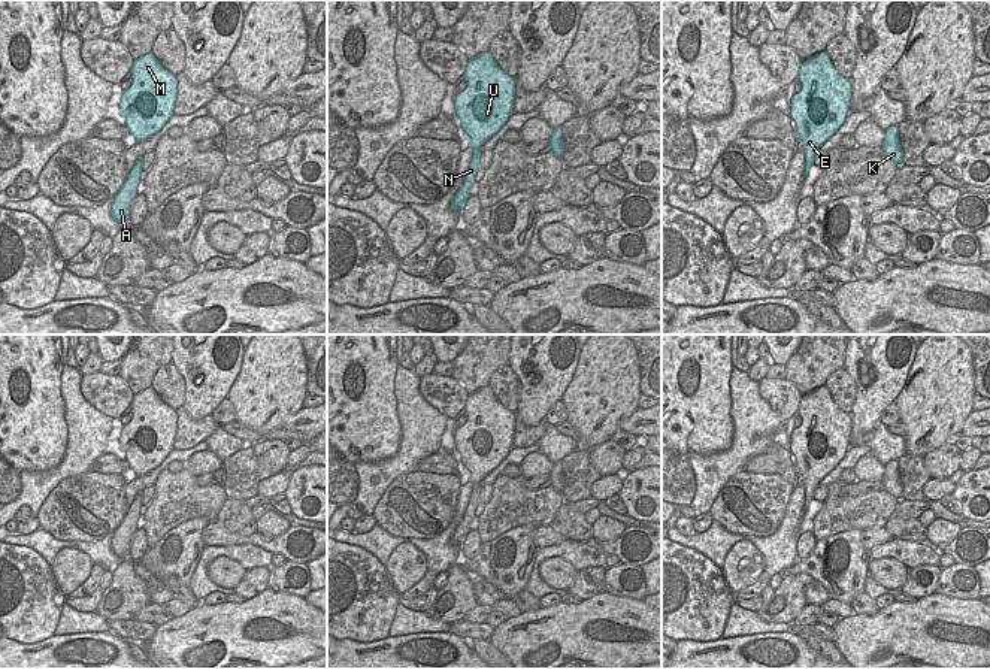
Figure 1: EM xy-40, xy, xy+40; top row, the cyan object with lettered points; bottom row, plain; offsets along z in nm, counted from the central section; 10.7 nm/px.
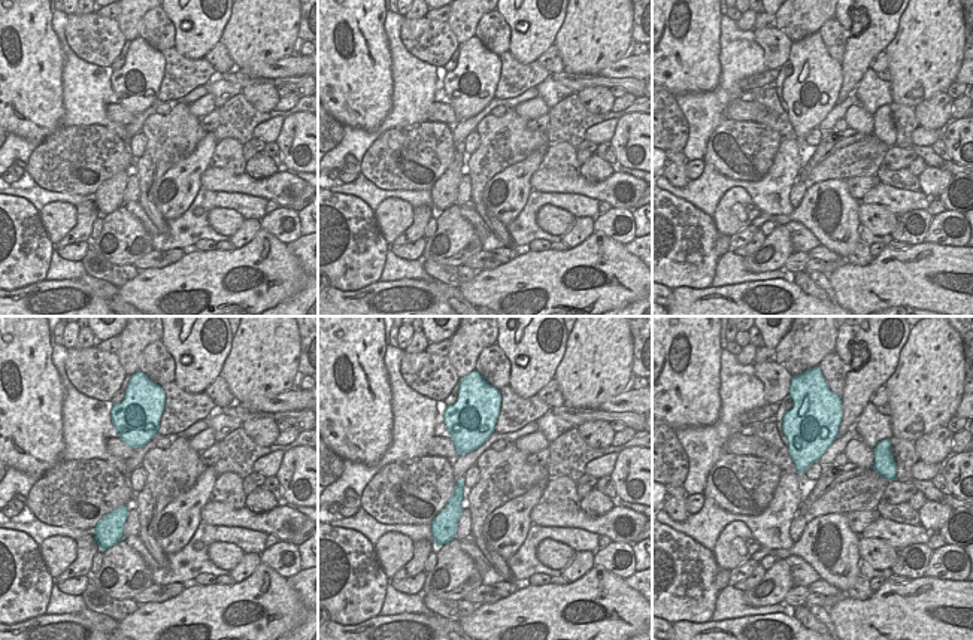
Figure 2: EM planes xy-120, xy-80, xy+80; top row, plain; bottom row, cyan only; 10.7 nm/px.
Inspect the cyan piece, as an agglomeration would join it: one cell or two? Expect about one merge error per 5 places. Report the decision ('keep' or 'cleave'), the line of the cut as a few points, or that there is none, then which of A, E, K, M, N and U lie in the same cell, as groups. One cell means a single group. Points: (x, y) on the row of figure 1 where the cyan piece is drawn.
keep; no cut; A E K M N U

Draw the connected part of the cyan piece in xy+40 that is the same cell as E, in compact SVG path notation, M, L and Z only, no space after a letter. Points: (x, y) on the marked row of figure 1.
M826 51L802 60L799 81L802 90L791 97L790 115L805 152L806 178L820 146L839 130L850 113L851 81L833 67Z

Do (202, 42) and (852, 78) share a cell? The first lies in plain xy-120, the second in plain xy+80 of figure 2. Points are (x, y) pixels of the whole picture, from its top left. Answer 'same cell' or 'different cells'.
same cell

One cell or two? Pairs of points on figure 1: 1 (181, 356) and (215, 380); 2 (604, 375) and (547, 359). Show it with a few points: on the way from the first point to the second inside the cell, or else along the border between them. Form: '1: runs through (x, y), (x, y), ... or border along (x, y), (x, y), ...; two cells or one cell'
1: runs through (190, 362), (200, 363), (208, 371); one cell
2: border along (581, 350), (574, 377), (560, 399); two cells

